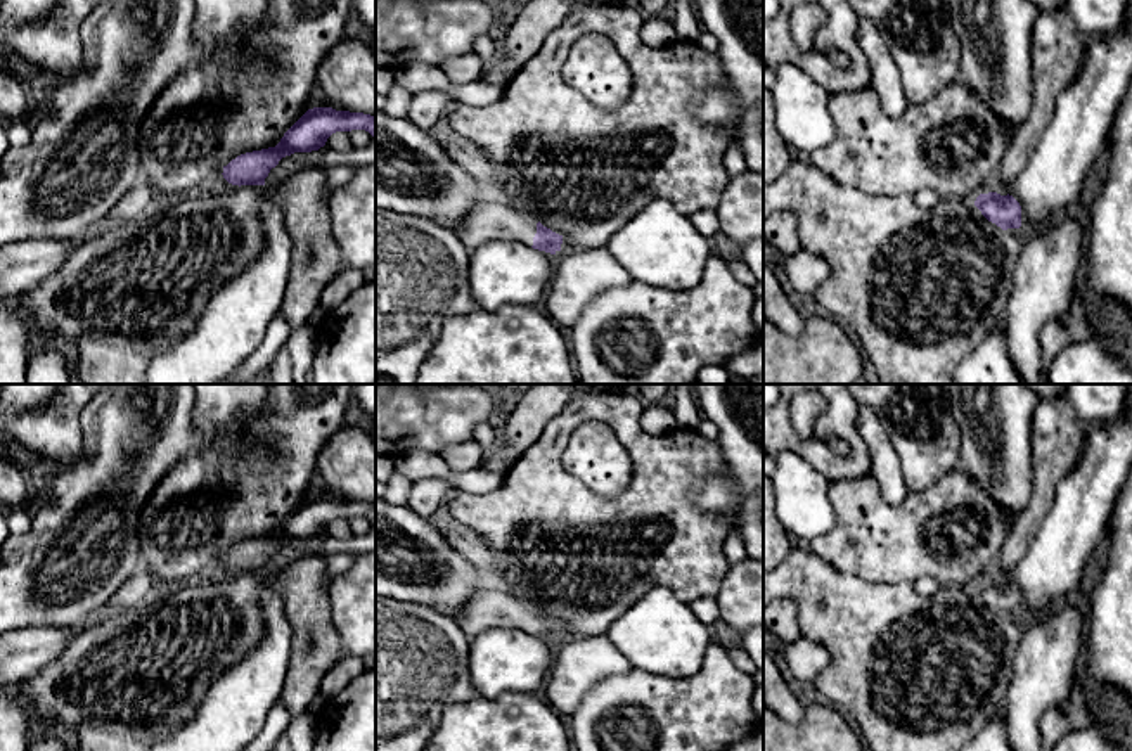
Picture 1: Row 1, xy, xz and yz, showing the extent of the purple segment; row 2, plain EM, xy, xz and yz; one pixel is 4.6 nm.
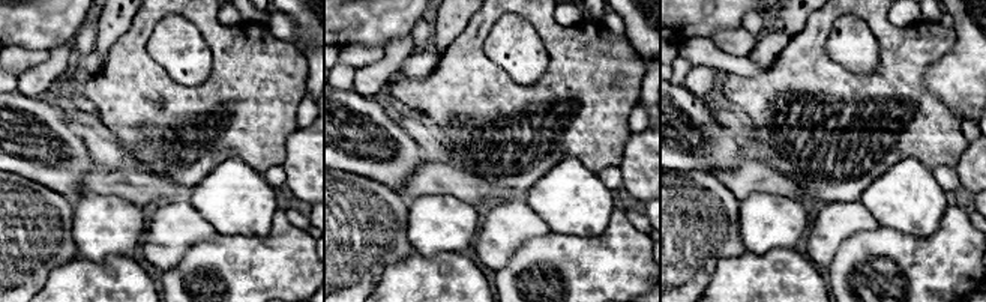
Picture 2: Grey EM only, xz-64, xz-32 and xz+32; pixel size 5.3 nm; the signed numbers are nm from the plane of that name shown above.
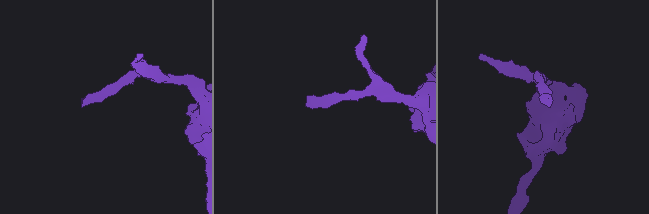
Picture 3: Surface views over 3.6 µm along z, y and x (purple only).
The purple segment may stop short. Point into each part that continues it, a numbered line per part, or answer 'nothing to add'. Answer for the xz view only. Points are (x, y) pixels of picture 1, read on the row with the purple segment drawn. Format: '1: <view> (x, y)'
1: xz (490, 220)

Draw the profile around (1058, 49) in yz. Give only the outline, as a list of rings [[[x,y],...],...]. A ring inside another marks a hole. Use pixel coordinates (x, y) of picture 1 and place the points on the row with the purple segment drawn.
[[[1066,7],[1037,12],[1030,36],[1033,106],[1002,156],[994,182],[983,194],[997,192],[1007,196],[1011,192],[1011,185],[1023,171],[1025,163],[1052,118],[1058,95],[1077,80],[1085,50],[1096,36],[1080,33]]]

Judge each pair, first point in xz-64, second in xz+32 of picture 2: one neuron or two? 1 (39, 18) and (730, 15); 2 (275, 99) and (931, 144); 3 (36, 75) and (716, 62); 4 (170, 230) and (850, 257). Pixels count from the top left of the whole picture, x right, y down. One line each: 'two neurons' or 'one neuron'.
1: one neuron
2: one neuron
3: two neurons
4: two neurons

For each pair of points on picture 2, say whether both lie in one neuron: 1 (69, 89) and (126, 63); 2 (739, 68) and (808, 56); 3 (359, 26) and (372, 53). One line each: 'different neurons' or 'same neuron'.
1: same neuron
2: different neurons
3: different neurons

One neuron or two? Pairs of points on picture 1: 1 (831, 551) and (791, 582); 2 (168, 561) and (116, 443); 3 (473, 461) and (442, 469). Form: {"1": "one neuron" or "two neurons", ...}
{"1": "two neurons", "2": "two neurons", "3": "two neurons"}

